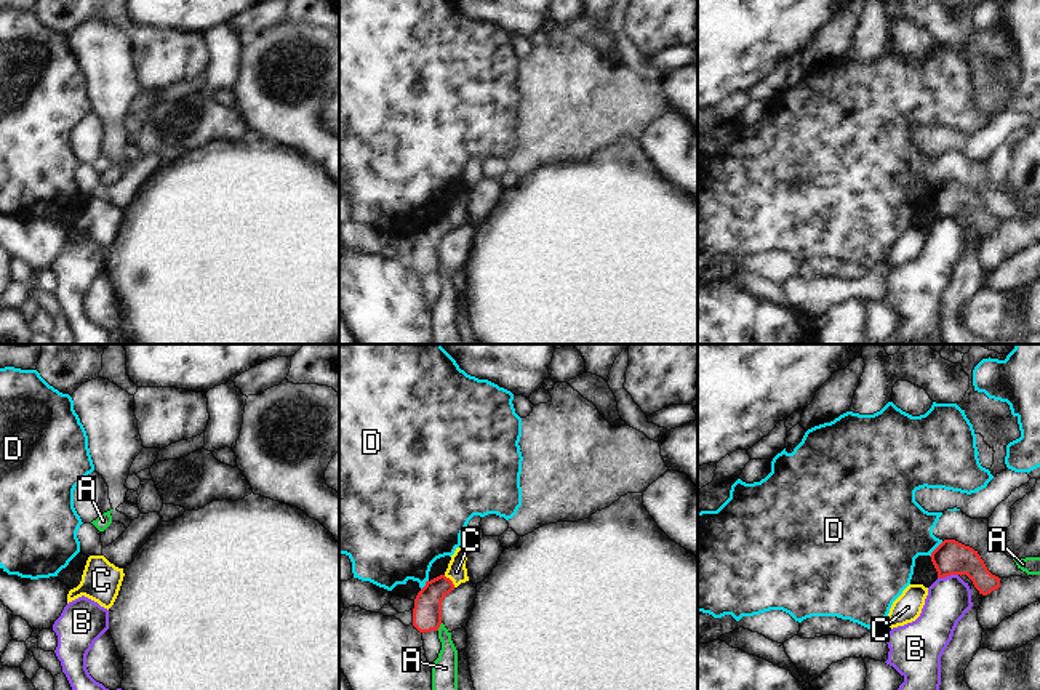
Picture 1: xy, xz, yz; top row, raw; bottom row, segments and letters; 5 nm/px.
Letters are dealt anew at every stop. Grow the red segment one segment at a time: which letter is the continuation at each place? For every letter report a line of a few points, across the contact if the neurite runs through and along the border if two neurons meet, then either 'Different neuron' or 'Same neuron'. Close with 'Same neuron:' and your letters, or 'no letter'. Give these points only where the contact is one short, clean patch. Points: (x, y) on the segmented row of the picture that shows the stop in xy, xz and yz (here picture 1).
A: Different neuron
B: Line: yz (957, 573), (938, 578). Different neuron
C: Line: xz (444, 575), (455, 586). Different neuron
D: Line: yz (943, 541), (930, 556). Different neuron
Same neuron: no letter.

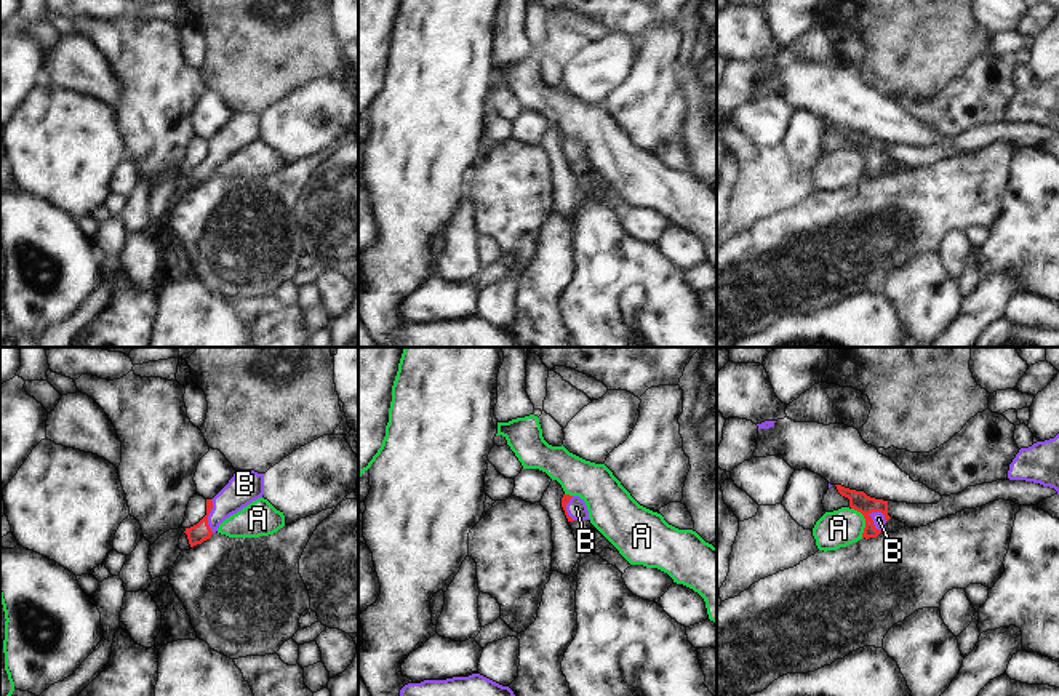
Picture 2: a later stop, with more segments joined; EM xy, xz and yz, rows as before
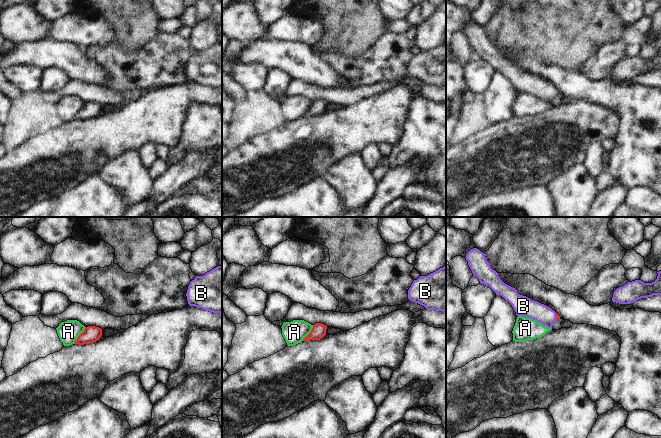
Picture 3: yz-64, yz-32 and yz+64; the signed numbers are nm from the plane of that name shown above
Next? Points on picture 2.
A: Line: yz (851, 508), (864, 519), (863, 536). Different neuron
B: Line: yz (859, 501), (871, 512), (872, 522), (879, 519). Same neuron
Same neuron: B.

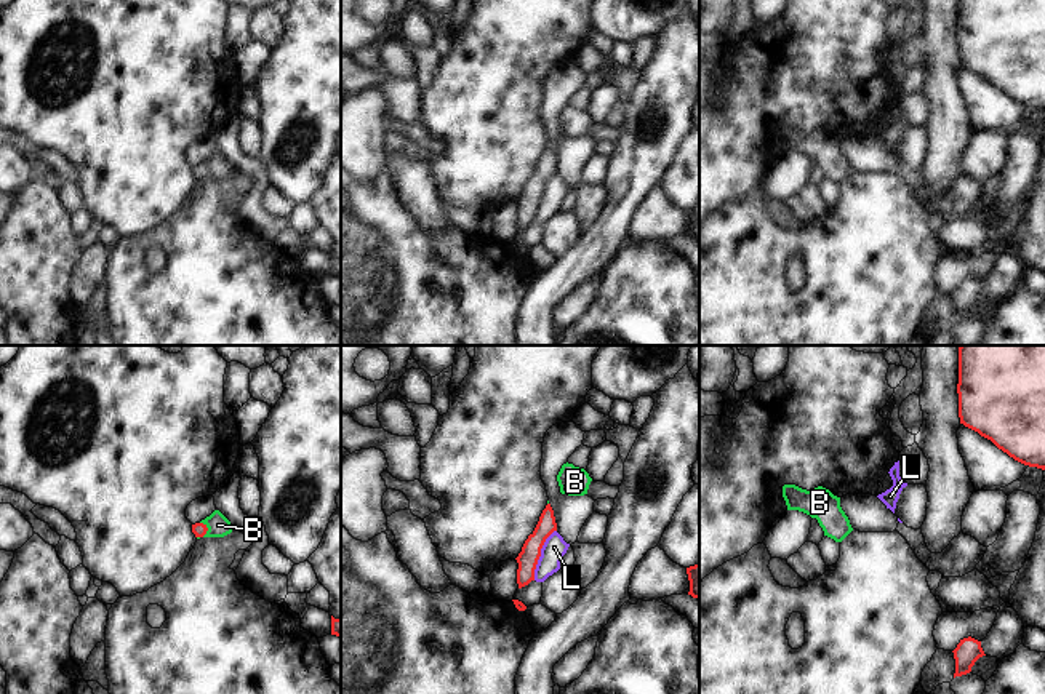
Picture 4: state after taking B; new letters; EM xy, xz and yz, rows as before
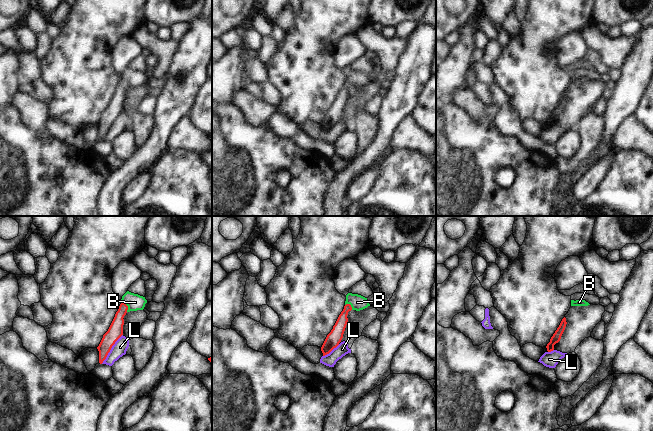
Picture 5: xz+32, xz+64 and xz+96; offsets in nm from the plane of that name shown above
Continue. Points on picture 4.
B: Line: xy (199, 530), (207, 530), (218, 525). Same neuron
L: Line: xz (556, 530), (541, 549), (533, 579). Different neuron
Same neuron: B.

